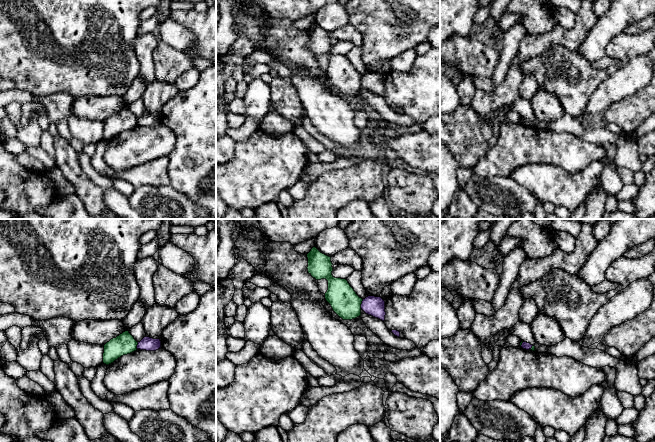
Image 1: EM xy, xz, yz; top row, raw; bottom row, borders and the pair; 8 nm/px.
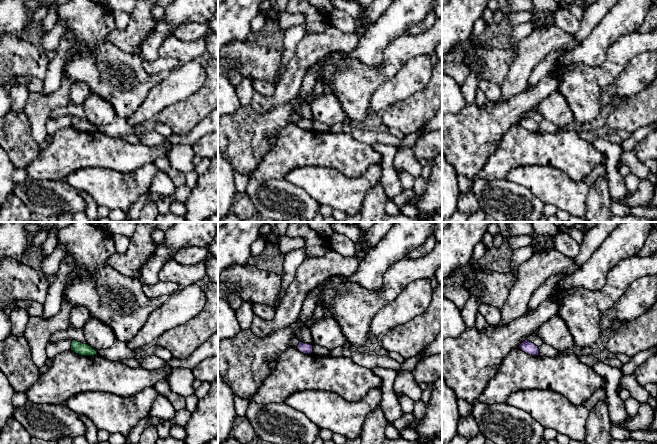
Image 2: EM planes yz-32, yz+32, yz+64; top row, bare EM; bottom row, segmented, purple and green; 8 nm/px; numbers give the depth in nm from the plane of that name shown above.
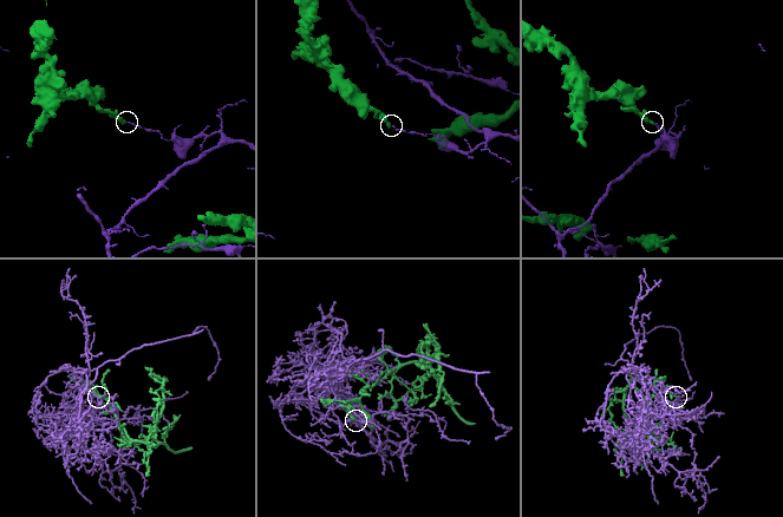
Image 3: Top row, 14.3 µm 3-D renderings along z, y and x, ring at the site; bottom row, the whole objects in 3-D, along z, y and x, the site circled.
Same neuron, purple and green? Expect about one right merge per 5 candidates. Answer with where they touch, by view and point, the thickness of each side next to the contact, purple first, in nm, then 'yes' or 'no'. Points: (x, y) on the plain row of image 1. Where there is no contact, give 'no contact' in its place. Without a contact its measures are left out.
xz (361, 80) | 160/220 nm | no

